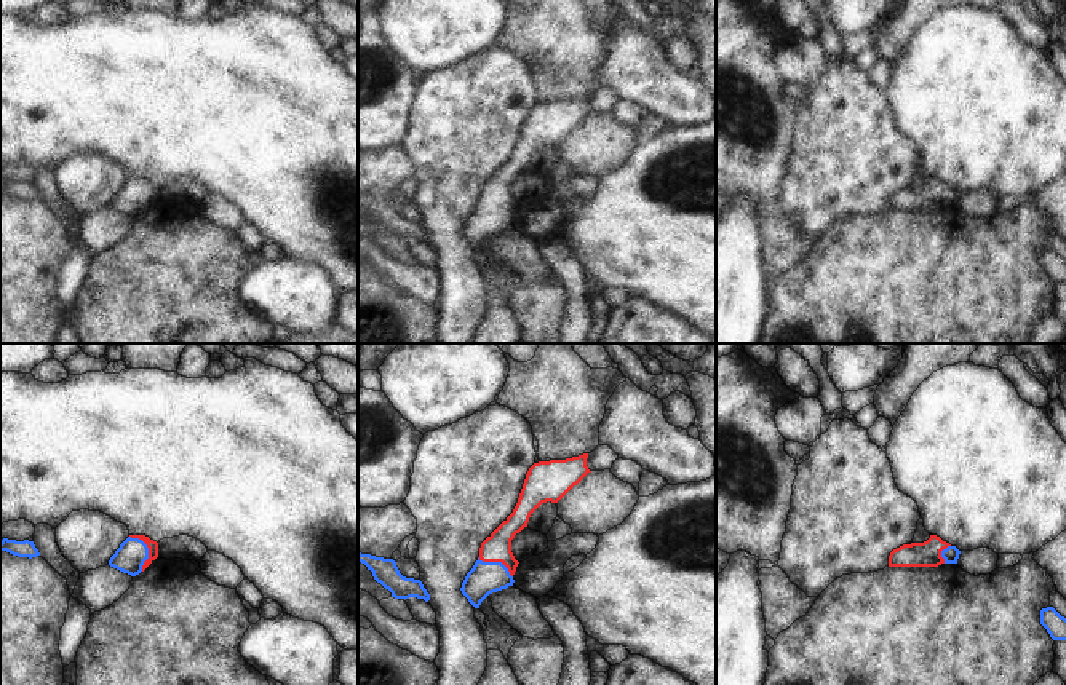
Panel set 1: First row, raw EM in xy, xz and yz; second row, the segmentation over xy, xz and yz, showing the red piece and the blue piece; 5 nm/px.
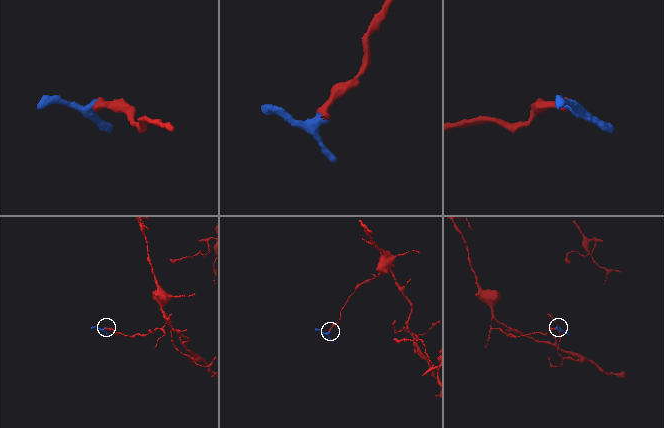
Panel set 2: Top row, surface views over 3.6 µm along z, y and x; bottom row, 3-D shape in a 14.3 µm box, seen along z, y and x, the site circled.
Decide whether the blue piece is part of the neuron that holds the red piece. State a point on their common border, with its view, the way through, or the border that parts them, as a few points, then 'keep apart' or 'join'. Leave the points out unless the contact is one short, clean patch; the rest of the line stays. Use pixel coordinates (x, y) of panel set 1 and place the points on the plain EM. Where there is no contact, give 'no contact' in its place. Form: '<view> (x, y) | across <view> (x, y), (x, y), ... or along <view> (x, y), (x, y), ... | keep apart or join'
xy (149, 192) | across xy (152, 187), (149, 192), (139, 192), (131, 197) | join

